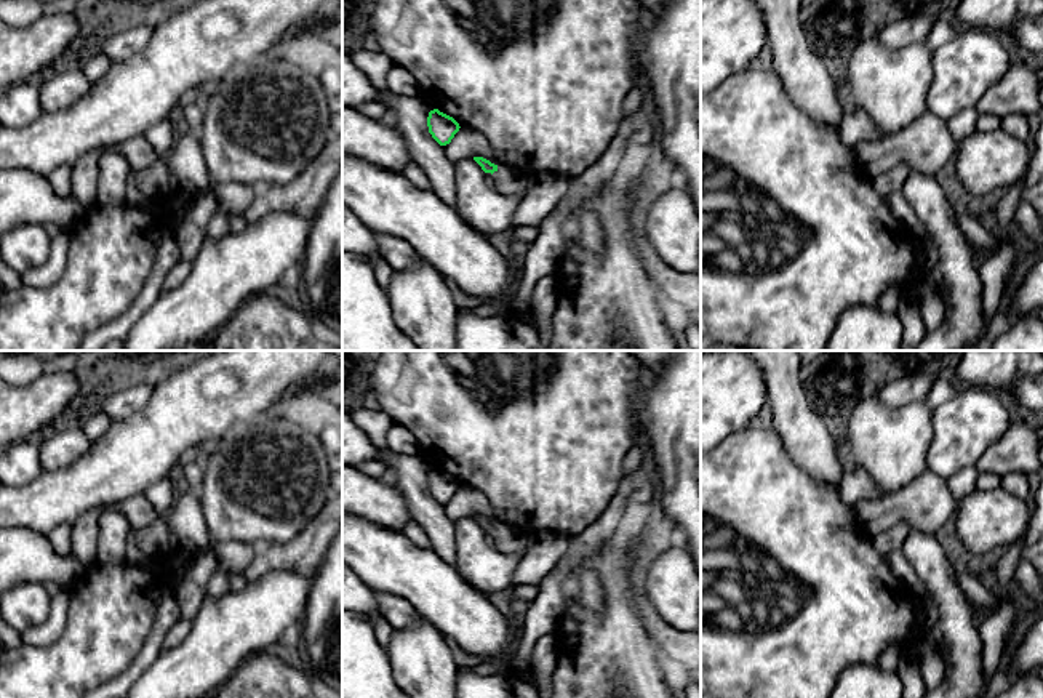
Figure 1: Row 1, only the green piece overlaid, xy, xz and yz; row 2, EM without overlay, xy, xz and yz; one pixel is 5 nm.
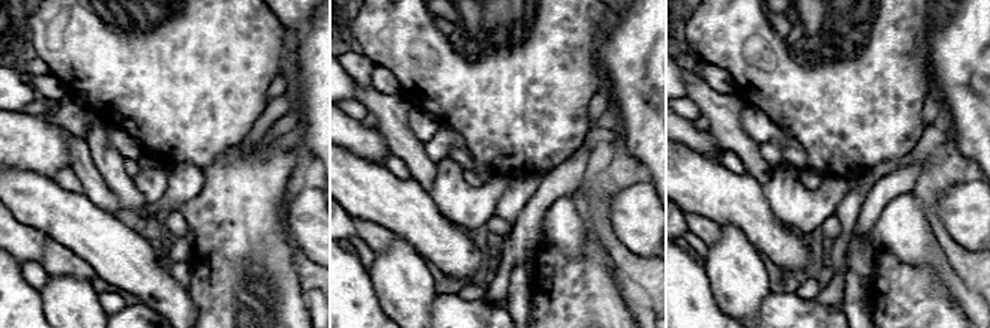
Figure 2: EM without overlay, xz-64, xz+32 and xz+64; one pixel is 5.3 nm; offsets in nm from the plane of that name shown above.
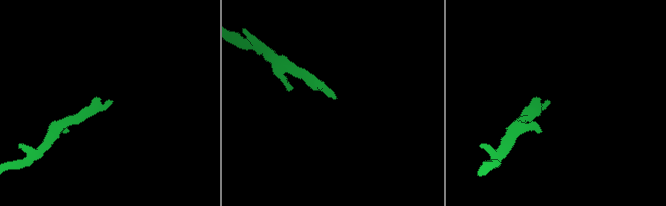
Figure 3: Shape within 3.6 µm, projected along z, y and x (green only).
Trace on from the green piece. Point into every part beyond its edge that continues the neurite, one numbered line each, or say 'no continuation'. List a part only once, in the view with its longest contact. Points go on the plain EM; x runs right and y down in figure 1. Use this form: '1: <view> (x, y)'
1: xz (506, 541)

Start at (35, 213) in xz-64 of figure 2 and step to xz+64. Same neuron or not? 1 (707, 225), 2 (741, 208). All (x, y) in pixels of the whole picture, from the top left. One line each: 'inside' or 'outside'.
1: outside
2: inside

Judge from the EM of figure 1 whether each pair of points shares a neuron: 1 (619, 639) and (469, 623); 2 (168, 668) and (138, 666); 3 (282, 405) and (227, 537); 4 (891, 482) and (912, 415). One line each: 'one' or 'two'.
1: two
2: two
3: two
4: one

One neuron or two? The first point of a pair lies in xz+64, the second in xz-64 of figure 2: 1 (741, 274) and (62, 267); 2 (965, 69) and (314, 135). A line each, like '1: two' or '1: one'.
1: two
2: one

